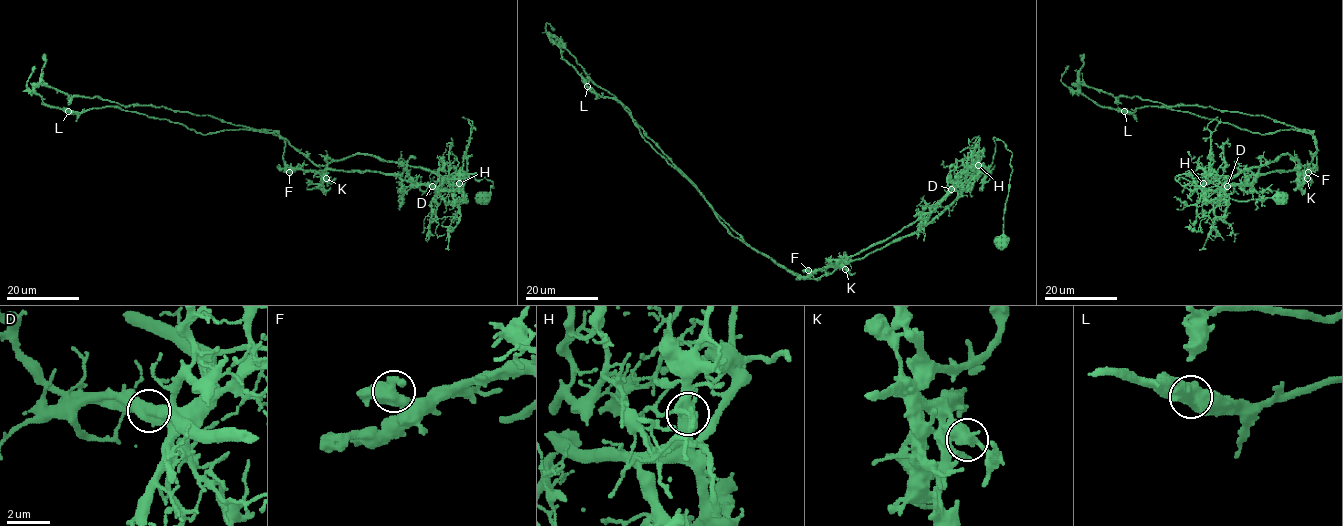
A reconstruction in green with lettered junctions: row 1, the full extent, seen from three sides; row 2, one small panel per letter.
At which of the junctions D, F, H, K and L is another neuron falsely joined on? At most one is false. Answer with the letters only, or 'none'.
D

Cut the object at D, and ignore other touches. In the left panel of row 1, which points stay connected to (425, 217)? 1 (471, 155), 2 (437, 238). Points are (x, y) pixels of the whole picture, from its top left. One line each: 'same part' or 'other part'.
1: other part
2: same part

